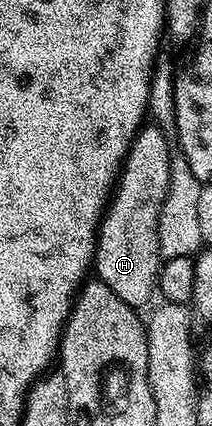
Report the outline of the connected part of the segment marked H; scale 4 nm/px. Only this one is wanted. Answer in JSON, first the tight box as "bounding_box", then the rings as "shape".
{"bounding_box":[93,123,173,309],"shape":[[[154,123],[144,124],[135,141],[131,144],[131,150],[123,161],[123,168],[119,174],[119,180],[107,202],[103,219],[99,223],[99,231],[95,234],[95,260],[93,273],[98,280],[109,286],[119,299],[129,303],[131,308],[139,309],[145,304],[151,293],[156,290],[161,258],[159,255],[159,212],[163,206],[165,195],[169,191],[171,182],[171,159],[173,149],[167,146],[168,134]]]}

